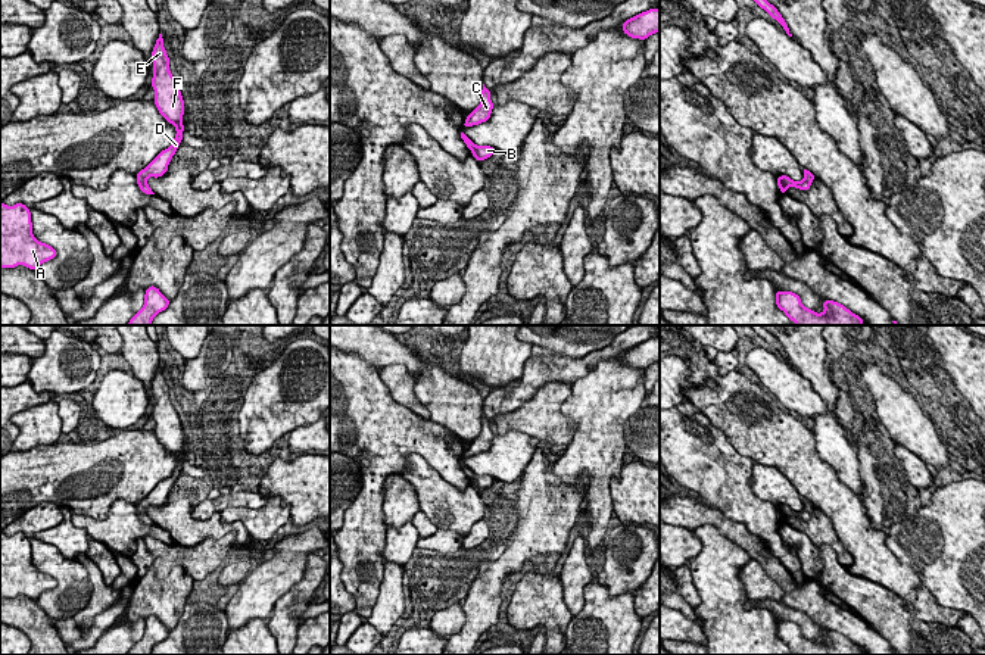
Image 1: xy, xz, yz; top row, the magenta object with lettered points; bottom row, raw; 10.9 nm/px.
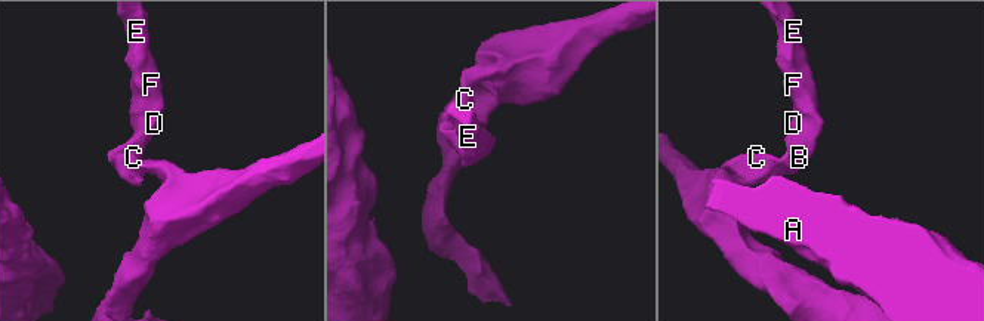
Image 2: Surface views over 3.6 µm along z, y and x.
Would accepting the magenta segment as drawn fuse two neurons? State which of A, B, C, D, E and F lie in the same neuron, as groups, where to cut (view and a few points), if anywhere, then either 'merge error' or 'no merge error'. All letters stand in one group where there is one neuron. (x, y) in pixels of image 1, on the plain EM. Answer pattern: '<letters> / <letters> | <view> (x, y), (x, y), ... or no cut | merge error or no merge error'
A B C D E F | no cut | no merge error

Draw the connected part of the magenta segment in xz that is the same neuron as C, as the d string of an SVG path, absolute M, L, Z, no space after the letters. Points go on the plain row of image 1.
M484 417L481 418L481 433L471 442L467 445L467 449L464 452L464 458L473 456L473 455L479 455L481 452L486 452L490 449L490 443L493 439L493 433L490 430L490 419Z

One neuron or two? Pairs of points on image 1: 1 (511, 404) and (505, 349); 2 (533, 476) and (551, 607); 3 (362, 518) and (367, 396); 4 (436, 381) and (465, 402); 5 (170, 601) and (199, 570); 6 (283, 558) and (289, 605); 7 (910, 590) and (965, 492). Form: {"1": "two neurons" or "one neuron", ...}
{"1": "two neurons", "2": "two neurons", "3": "one neuron", "4": "one neuron", "5": "two neurons", "6": "two neurons", "7": "two neurons"}

